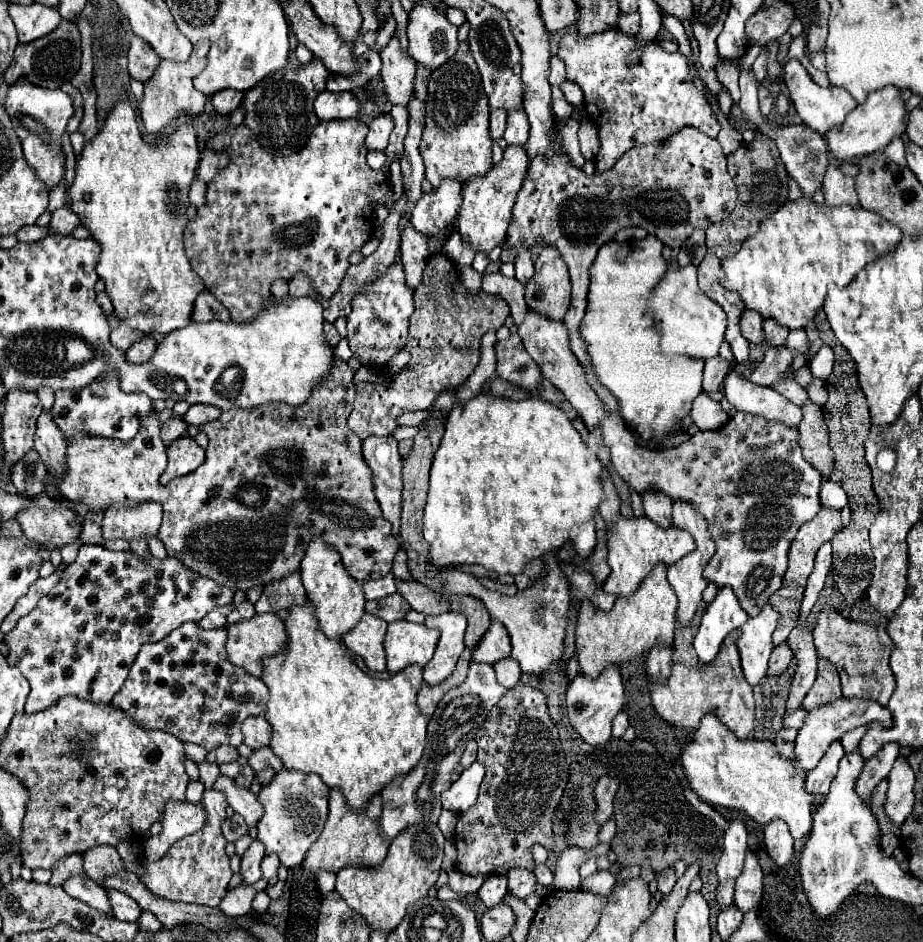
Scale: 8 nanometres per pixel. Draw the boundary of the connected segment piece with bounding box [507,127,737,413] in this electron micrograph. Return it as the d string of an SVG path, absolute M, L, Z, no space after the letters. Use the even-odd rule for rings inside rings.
M695 127L681 129L663 145L633 147L613 169L607 173L593 173L591 177L567 163L557 133L553 133L553 149L555 157L551 161L537 157L531 163L531 171L527 171L507 229L507 243L511 255L515 255L519 247L533 247L537 241L547 241L559 249L569 267L573 285L571 305L563 319L569 331L571 351L583 367L587 383L595 387L605 411L619 413L619 401L597 383L595 371L591 371L587 345L579 335L579 323L587 307L589 267L597 251L613 241L615 233L625 227L643 227L663 245L679 249L693 229L707 229L733 211L737 189L727 173L727 161L719 143Z

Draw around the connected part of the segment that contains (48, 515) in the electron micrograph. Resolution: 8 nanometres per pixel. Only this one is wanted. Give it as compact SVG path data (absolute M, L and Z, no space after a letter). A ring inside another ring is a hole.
M31 505L19 511L15 519L19 521L27 539L47 547L63 547L65 543L75 541L81 533L81 521L77 519L77 515L61 505L57 505L55 509L41 509Z

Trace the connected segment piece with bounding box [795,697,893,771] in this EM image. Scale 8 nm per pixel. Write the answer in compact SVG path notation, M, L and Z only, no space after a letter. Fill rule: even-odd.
M839 697L839 699L835 699L835 703L827 703L827 707L815 707L815 711L809 711L803 727L799 729L797 741L795 741L795 759L799 761L801 769L811 771L821 761L821 757L825 755L831 741L841 739L841 735L845 731L855 729L859 725L865 725L869 721L879 721L883 727L889 728L893 723L893 717L891 717L891 711L887 707L881 707L875 701L847 699L847 697Z

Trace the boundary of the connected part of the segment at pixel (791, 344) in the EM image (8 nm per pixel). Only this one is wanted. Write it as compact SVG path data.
M789 331L789 337L787 337L787 347L795 351L795 355L807 355L807 335L805 331Z

